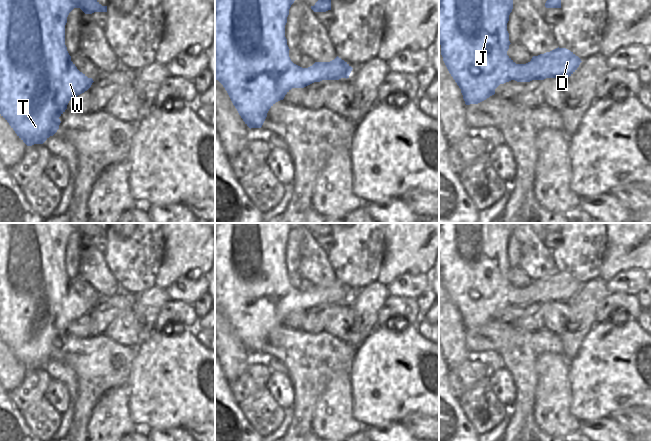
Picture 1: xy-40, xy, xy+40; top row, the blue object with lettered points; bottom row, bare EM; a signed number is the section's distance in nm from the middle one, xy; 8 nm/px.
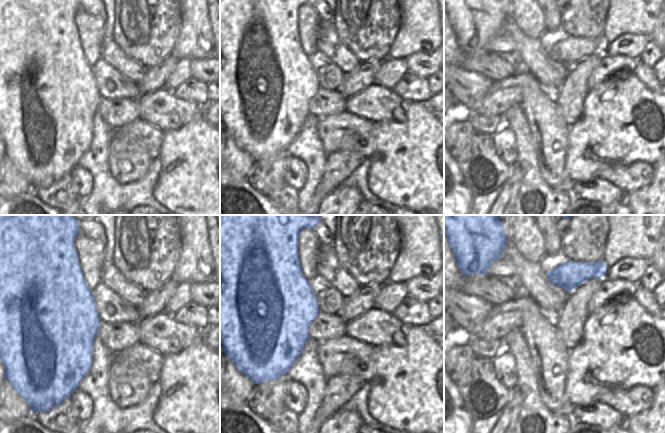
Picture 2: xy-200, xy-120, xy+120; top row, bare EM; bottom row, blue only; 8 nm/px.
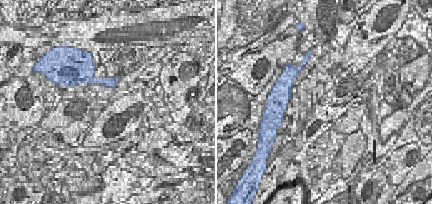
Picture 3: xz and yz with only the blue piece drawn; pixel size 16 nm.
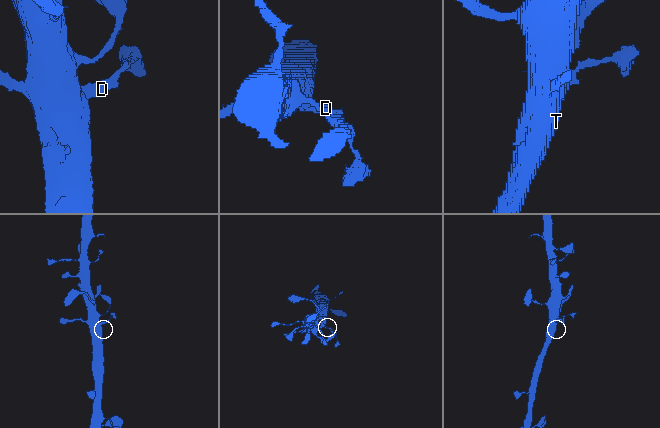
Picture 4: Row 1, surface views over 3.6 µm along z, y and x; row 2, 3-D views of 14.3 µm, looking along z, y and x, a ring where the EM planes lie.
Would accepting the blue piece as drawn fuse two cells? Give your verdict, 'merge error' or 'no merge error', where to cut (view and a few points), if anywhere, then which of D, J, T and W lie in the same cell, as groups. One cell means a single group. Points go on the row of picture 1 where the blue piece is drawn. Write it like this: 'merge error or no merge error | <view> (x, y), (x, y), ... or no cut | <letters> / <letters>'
no merge error | no cut | D J T W

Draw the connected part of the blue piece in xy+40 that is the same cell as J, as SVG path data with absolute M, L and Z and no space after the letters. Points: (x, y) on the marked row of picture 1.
M439 0L439 44L443 61L461 89L466 105L478 104L495 94L495 89L511 80L530 82L546 78L568 78L581 59L566 48L533 56L526 64L516 64L508 55L507 23L513 0Z

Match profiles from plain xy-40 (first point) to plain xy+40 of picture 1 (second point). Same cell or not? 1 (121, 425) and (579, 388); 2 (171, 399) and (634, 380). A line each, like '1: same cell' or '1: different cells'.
1: different cells
2: same cell

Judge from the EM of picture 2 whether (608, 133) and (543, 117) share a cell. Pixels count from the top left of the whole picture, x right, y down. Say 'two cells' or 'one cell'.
two cells

